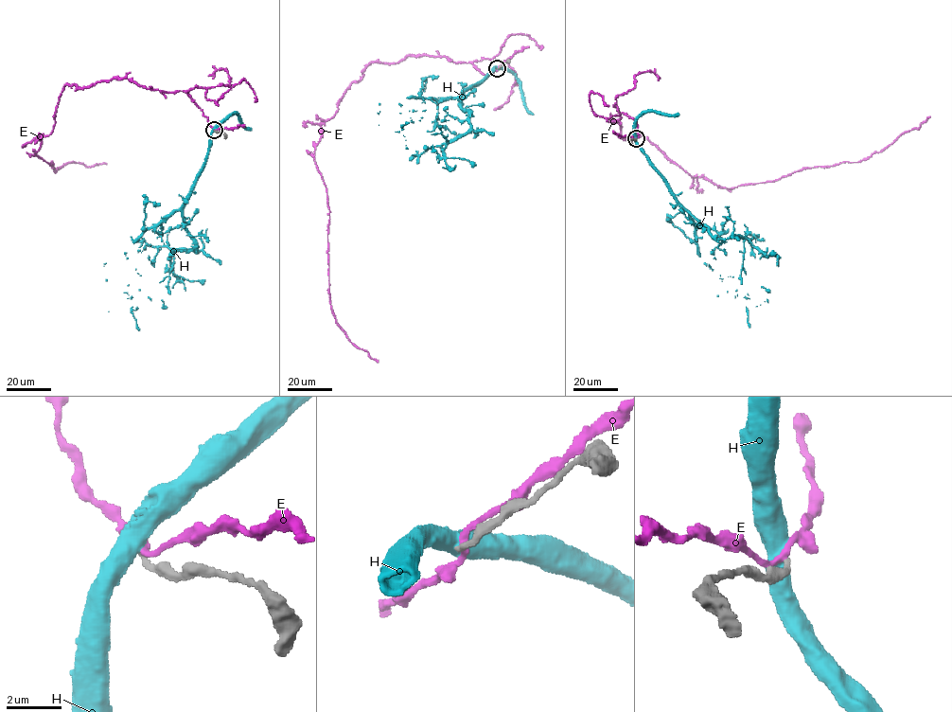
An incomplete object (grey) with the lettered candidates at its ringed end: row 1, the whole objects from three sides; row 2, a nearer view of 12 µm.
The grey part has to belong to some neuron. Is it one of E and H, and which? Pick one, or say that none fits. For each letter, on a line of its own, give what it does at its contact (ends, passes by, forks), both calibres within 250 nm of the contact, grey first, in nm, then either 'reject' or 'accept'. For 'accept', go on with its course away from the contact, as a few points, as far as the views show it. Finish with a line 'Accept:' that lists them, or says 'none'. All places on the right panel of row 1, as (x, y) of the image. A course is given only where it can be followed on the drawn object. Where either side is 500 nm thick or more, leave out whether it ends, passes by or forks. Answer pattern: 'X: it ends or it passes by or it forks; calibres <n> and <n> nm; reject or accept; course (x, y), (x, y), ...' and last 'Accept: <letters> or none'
E: it passes by; calibres 240 and 200 nm; reject
H: calibres 190 and 550 nm; reject
Accept: none

